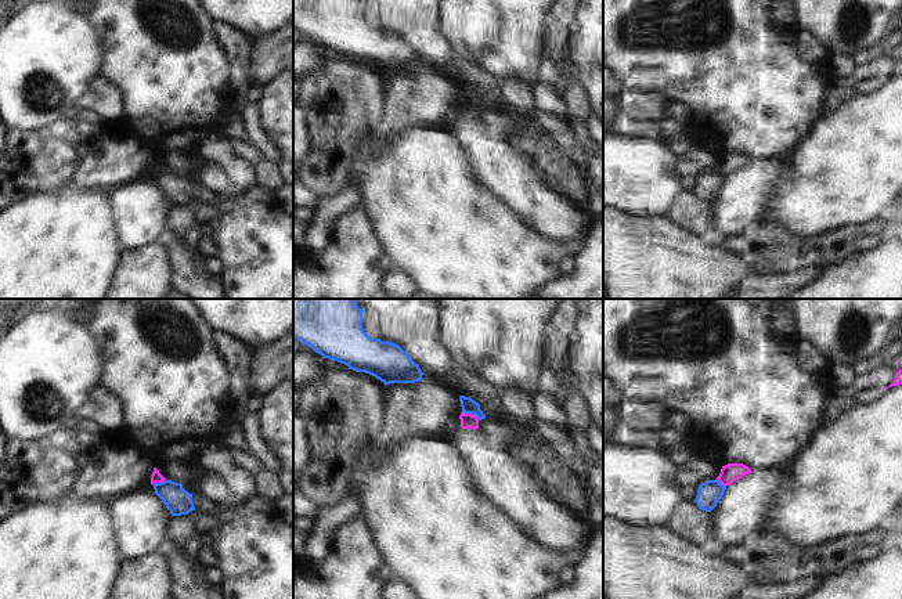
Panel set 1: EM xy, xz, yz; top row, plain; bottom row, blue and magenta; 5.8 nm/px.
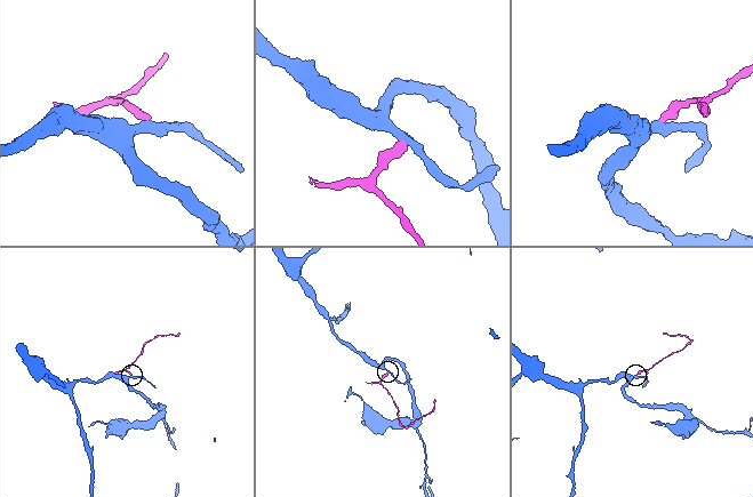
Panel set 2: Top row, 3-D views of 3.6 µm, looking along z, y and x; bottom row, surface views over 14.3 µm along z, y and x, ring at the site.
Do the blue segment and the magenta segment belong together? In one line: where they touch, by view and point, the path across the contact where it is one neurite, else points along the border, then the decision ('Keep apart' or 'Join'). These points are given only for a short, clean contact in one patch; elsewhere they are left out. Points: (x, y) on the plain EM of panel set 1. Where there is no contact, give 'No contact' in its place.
Touches blue at xz (471, 103). Boundary: xz (462, 101), (471, 103), (479, 109). Keep apart

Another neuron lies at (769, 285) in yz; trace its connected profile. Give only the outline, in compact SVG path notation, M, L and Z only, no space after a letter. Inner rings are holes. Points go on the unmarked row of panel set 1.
M811 266L787 274L750 275L728 299L786 299L815 279L826 266Z

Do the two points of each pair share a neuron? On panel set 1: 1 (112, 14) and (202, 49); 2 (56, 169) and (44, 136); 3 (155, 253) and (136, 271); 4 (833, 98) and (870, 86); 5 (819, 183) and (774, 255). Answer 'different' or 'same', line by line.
1: same
2: same
3: same
4: same
5: different

